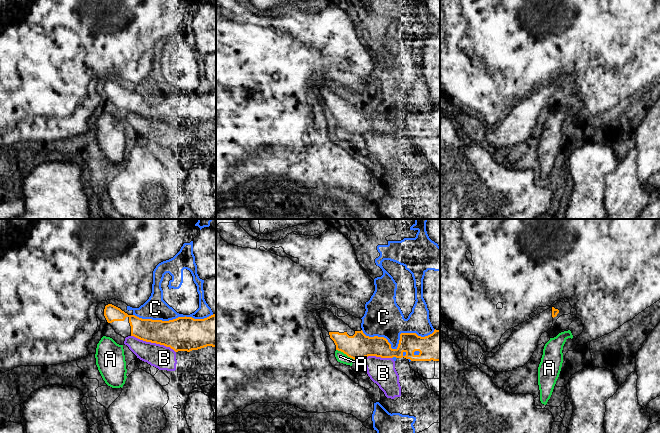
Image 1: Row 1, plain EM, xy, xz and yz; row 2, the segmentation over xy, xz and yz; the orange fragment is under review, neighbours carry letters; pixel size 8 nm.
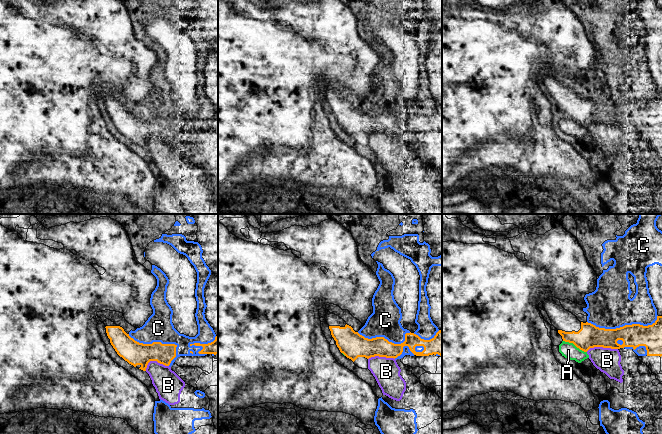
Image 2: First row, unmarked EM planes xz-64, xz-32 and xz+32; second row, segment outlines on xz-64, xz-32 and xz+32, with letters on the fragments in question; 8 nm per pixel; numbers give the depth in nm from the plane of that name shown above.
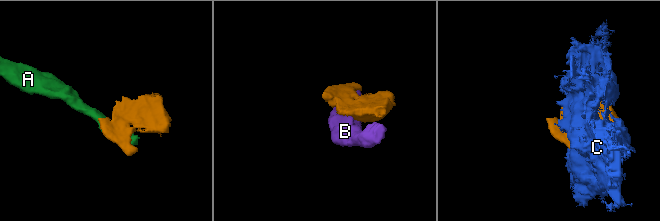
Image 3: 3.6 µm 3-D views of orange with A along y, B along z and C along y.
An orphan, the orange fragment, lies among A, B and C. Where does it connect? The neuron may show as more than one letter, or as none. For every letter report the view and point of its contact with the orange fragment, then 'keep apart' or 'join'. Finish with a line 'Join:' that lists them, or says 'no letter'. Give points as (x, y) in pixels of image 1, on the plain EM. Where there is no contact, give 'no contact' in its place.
A: meets orange in xz at (346, 130); keep apart
B: meets orange in xy at (153, 118); keep apart
C: meets orange in xz at (399, 118); keep apart
Join: no letter

